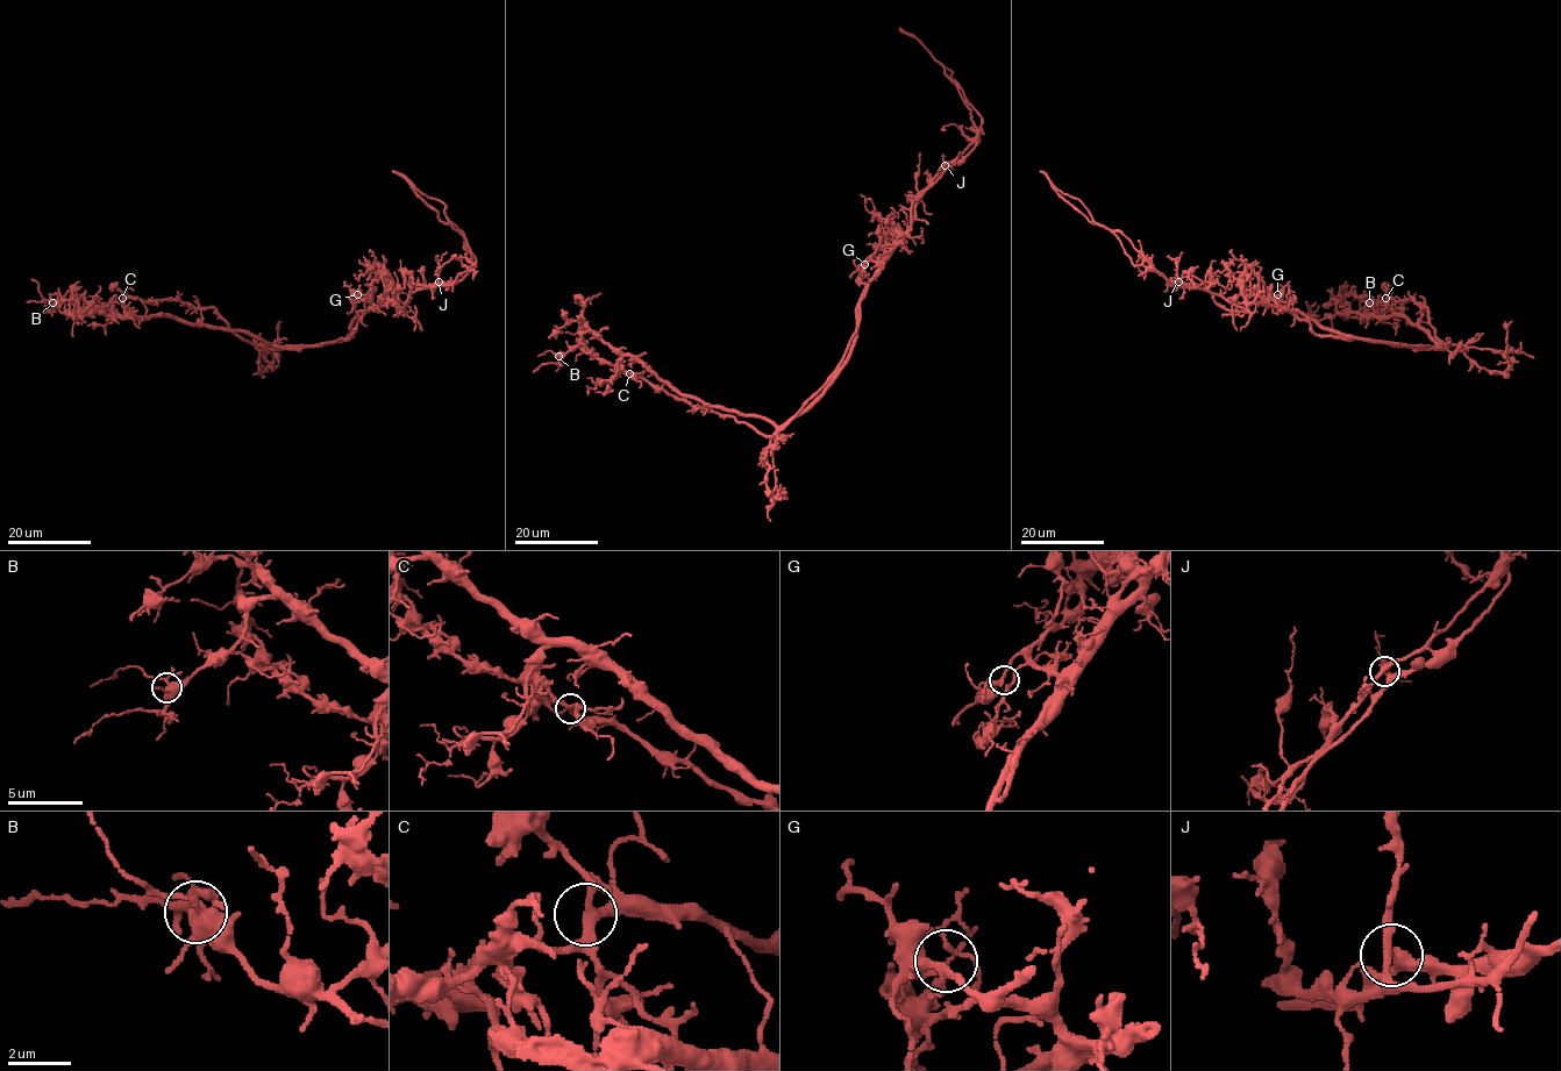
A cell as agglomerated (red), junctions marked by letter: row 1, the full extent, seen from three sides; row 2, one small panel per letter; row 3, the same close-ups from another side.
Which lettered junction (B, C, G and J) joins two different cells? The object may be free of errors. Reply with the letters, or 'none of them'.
J

